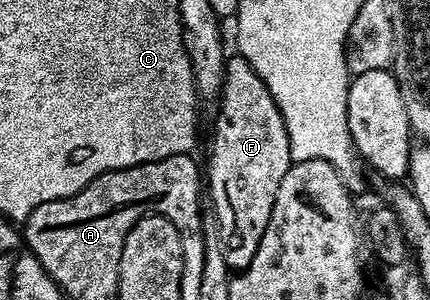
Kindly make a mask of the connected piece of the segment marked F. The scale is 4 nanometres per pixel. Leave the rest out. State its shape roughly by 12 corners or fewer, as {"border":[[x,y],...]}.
{"border":[[225,60],[206,189],[229,270],[294,162],[278,103]]}

